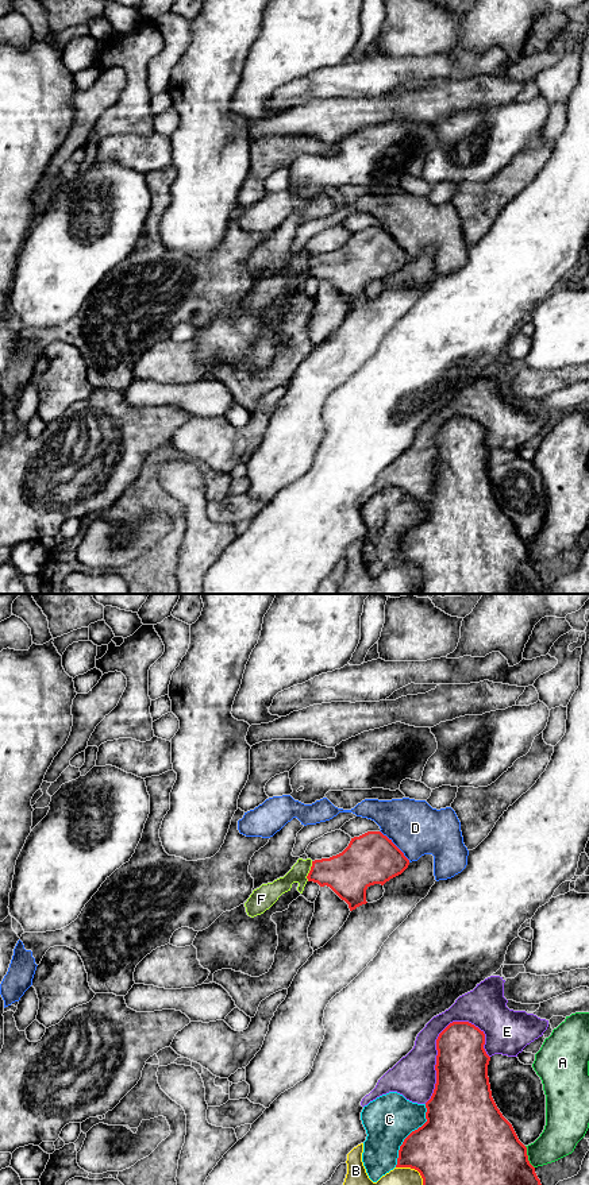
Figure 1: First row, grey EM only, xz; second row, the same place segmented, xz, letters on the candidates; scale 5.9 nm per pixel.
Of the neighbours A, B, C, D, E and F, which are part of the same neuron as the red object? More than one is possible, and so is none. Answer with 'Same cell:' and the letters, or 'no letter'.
Same cell: F

